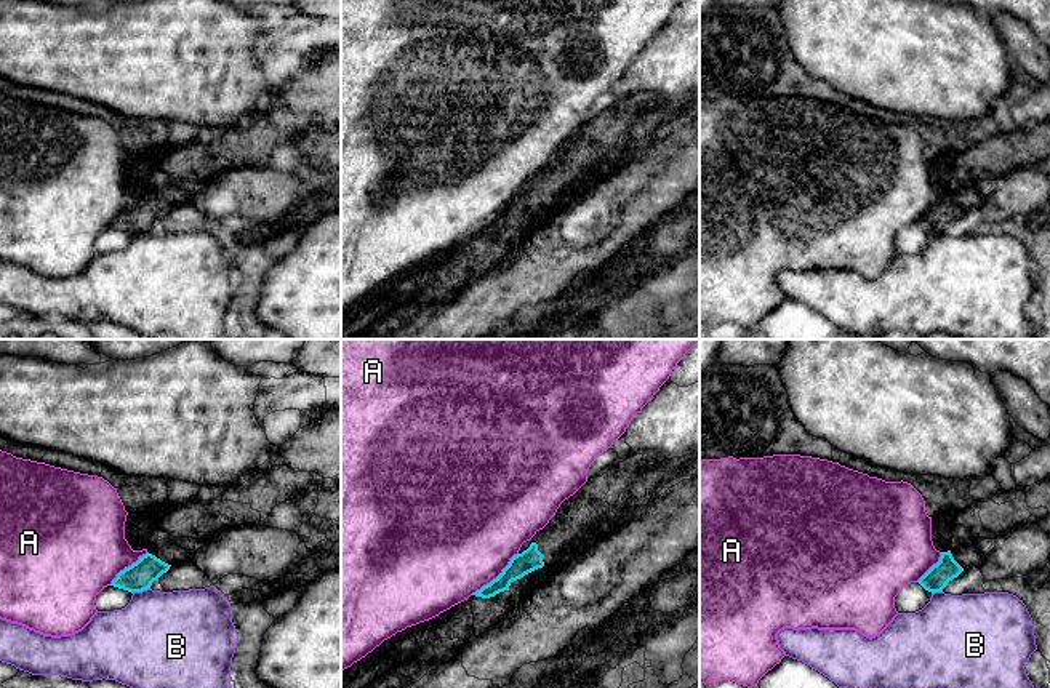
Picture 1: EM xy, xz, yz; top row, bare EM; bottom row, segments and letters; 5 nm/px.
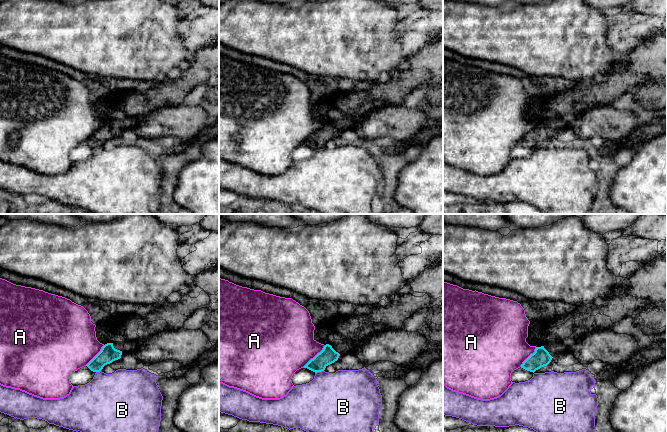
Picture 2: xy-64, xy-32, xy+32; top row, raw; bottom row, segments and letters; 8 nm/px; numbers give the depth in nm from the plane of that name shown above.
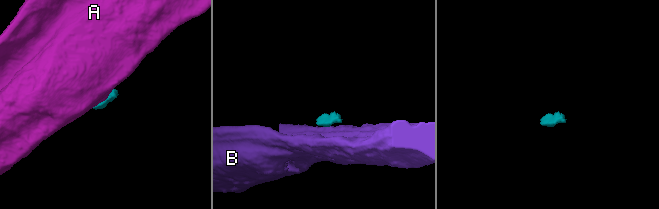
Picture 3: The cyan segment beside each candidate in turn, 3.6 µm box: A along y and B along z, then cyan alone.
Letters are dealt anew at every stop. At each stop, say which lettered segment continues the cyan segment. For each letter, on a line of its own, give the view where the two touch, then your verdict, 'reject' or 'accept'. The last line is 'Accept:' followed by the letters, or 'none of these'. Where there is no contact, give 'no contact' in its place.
A: xz | reject
B: xy | reject
Accept: none of these

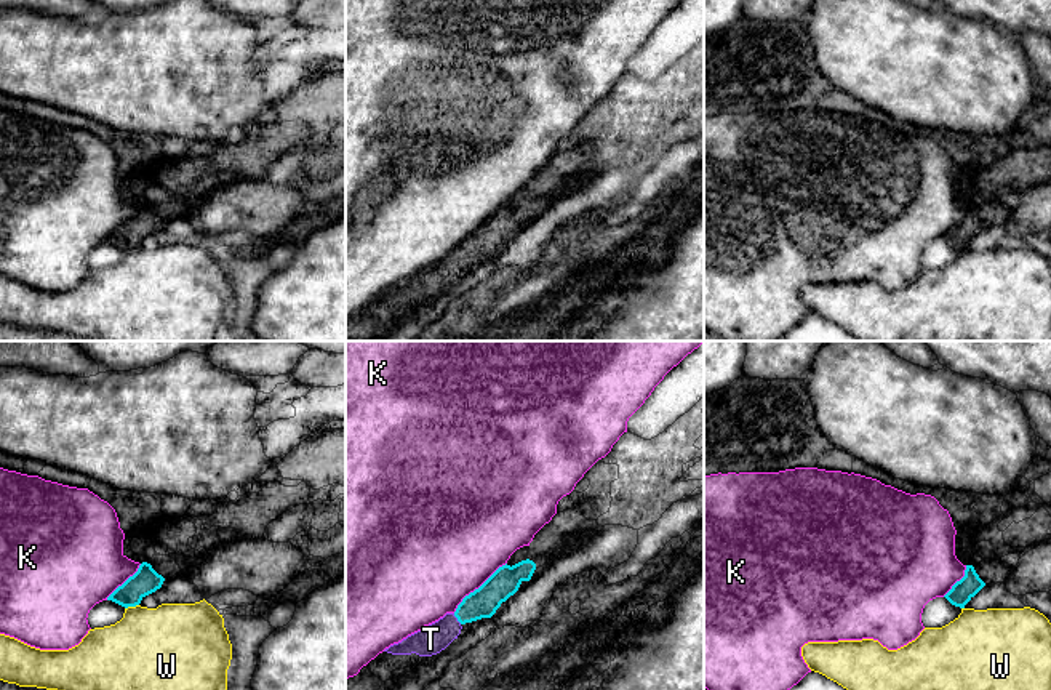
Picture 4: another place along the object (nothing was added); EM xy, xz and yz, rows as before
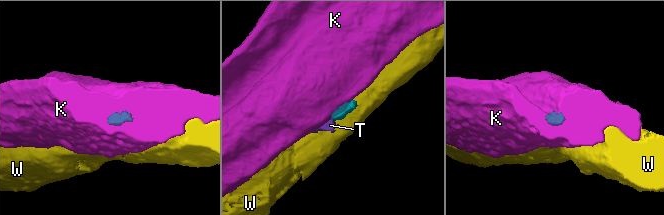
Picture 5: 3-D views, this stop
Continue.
K: xz | reject
T: xz | accept
W: xy | reject
Accept: T

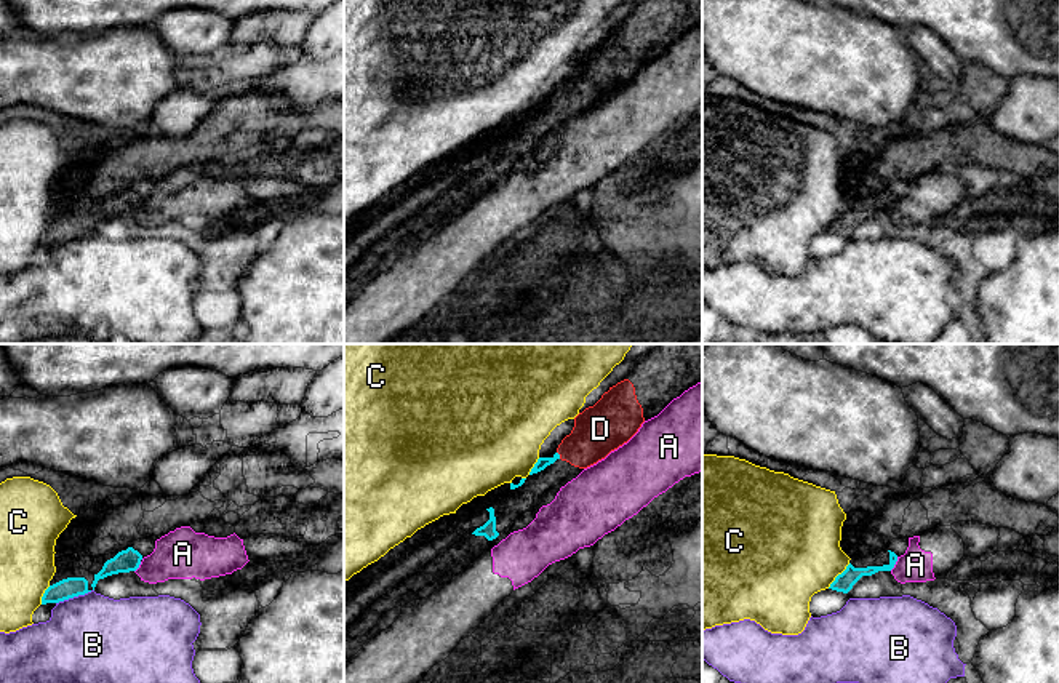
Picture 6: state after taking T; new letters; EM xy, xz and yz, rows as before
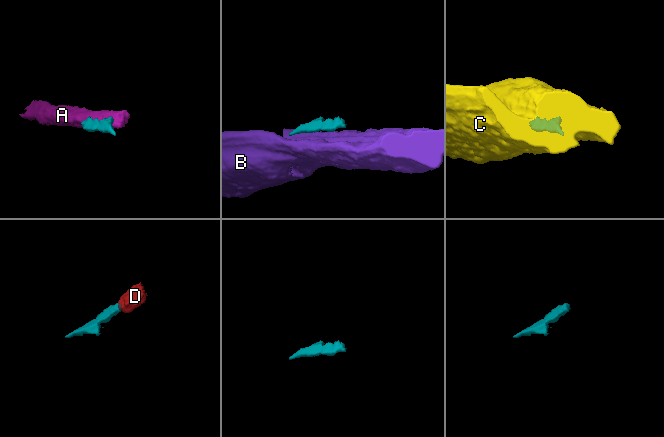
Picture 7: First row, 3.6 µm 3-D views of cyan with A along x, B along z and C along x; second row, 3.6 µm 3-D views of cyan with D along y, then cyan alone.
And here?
A: yz | reject
B: xy | reject
C: yz | reject
D: xz | accept
Accept: D

